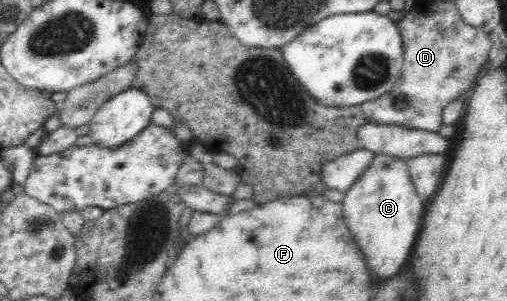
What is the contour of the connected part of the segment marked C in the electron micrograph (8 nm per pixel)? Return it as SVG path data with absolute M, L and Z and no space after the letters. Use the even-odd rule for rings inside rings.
M374 153L368 168L343 192L340 203L344 221L368 257L372 274L376 272L378 282L394 276L410 259L426 210L412 181L408 159Z

